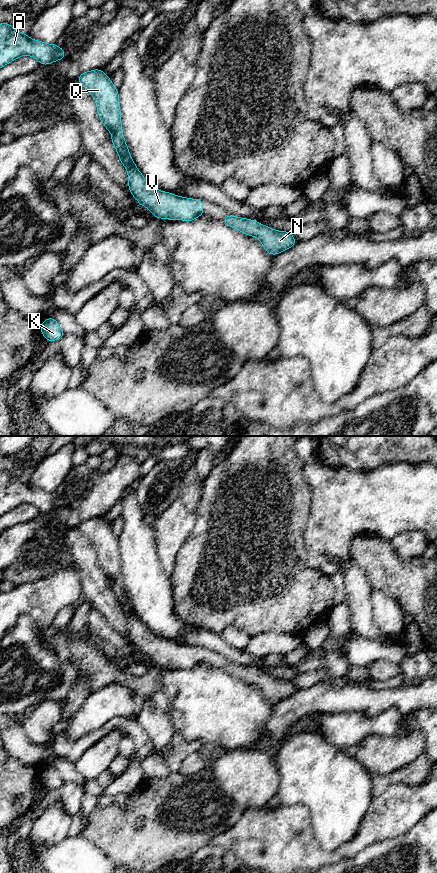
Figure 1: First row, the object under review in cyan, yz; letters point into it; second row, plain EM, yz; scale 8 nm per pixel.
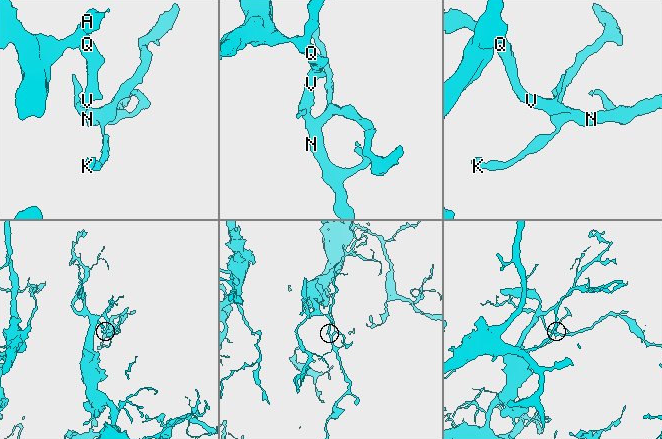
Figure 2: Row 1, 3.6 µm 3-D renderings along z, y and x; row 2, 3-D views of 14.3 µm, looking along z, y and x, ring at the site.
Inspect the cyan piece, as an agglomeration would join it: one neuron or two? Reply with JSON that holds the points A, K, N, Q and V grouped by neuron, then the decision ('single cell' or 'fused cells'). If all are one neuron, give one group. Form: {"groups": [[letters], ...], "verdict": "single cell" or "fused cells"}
{"groups": [["A", "K", "N", "Q", "V"]], "verdict": "single cell"}

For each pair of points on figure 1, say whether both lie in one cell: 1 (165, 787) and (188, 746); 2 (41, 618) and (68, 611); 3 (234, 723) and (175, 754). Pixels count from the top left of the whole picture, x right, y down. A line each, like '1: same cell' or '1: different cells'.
1: different cells
2: different cells
3: different cells

